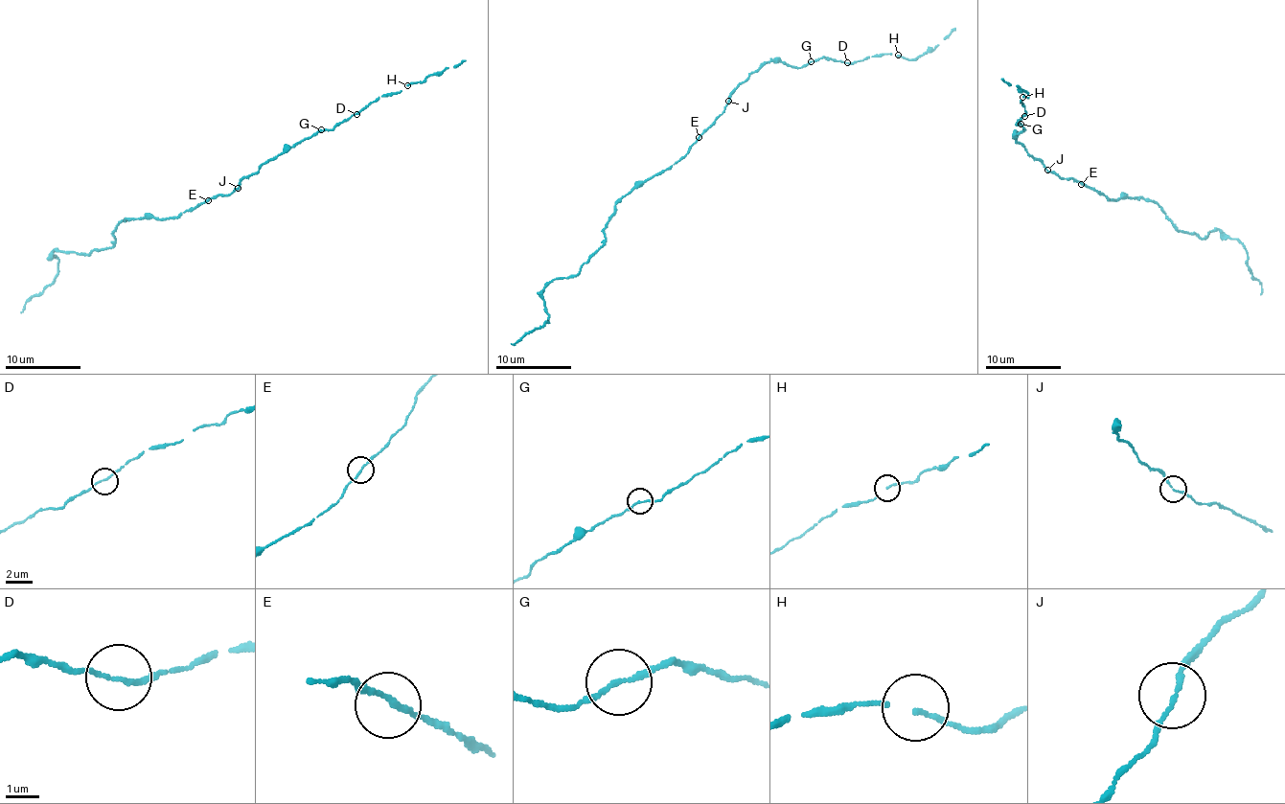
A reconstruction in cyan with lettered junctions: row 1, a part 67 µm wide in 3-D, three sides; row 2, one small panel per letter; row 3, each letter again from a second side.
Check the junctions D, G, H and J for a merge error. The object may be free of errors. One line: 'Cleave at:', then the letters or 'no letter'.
Cleave at: no letter

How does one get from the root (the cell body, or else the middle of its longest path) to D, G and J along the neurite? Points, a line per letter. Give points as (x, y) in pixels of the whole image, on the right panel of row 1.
D: (1081, 182), (1050, 172), (1044, 164), (1017, 142), (1015, 135), (1024, 129), (1017, 123), (1024, 116)
G: (1081, 182), (1050, 172), (1044, 164), (1026, 151), (1015, 138), (1024, 130), (1021, 124)
J: (1081, 182), (1046, 170)

